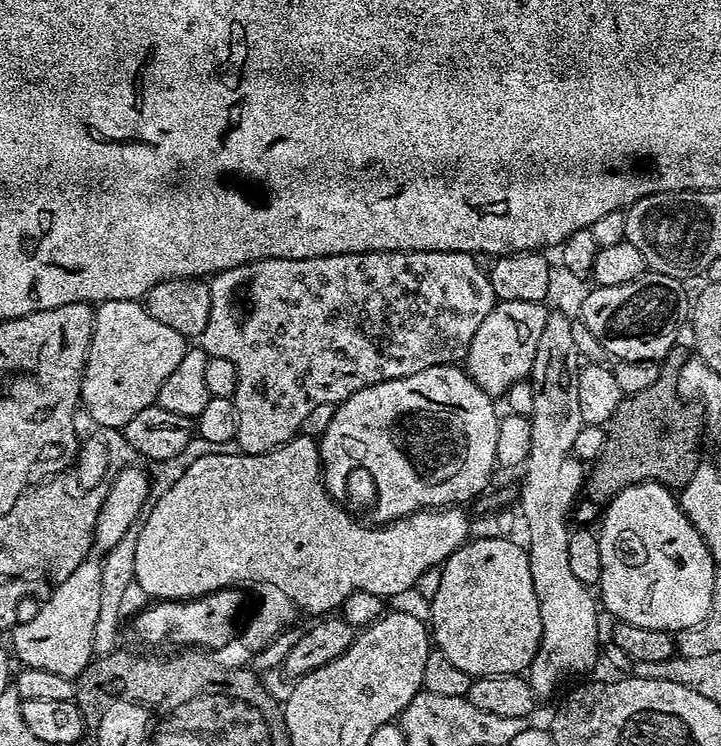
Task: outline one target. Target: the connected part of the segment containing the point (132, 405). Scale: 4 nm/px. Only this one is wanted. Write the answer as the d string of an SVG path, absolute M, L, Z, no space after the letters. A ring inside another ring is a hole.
M101 300L94 308L92 337L90 338L90 346L88 347L88 357L86 358L86 366L84 367L82 386L80 387L80 404L83 411L87 412L90 418L94 418L94 422L98 422L101 429L118 428L123 430L126 422L130 422L130 418L134 418L134 414L139 414L140 411L146 410L149 406L156 403L158 390L162 390L162 382L166 382L166 378L170 378L170 373L176 369L178 362L182 362L182 354L186 354L189 347L189 341L182 334L178 334L178 330L174 330L171 326L165 326L164 323L158 322L158 318L150 318L150 314L145 310L140 300Z

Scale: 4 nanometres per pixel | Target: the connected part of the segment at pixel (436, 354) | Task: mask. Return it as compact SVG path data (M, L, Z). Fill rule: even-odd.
M359 252L305 260L266 258L215 273L211 277L208 289L210 318L206 322L206 330L202 330L198 338L198 344L207 356L227 358L229 362L234 362L234 370L238 370L238 386L234 397L238 410L238 434L235 440L239 442L241 453L245 456L257 456L282 446L298 435L303 429L300 427L311 418L312 412L326 407L327 404L338 405L346 398L350 398L350 394L366 386L406 378L430 366L459 365L467 357L470 342L474 342L474 333L478 330L478 326L482 326L486 314L490 314L490 310L498 302L488 276L477 269L470 252Z

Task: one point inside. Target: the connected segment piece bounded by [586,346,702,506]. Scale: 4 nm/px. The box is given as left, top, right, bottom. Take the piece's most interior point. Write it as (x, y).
(653, 436)

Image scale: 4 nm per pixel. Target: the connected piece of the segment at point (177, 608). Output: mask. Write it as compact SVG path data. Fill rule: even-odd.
M233 586L187 601L159 601L141 611L132 624L135 632L150 644L162 642L174 633L178 641L188 643L185 645L204 650L222 650L235 639L238 618L246 610L248 598L242 591L241 587Z

